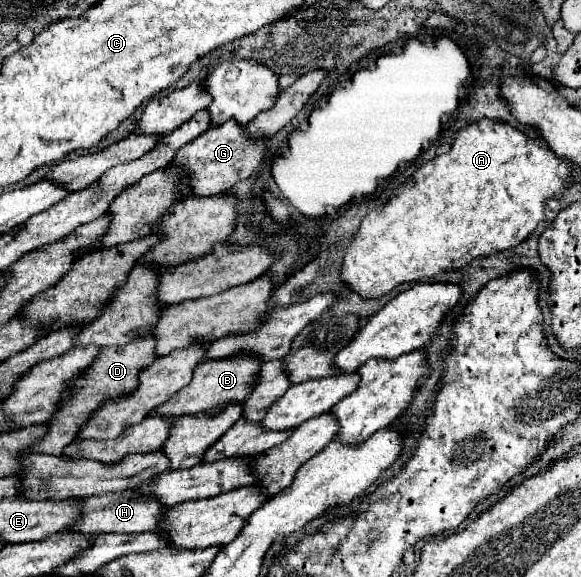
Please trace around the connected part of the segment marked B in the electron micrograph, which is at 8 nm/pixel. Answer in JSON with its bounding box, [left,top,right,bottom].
[152,356,258,418]

